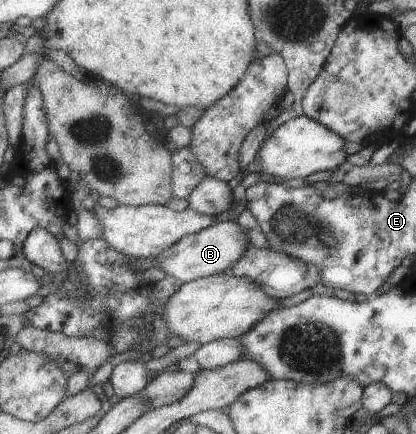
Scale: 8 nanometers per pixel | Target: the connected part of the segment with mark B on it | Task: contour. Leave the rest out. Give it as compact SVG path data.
M223 218L217 225L200 231L199 233L188 235L167 251L161 253L161 257L156 257L158 265L169 275L179 278L187 283L204 277L225 274L233 265L237 265L249 251L253 243L249 235L245 232L245 227L239 225L233 219Z

